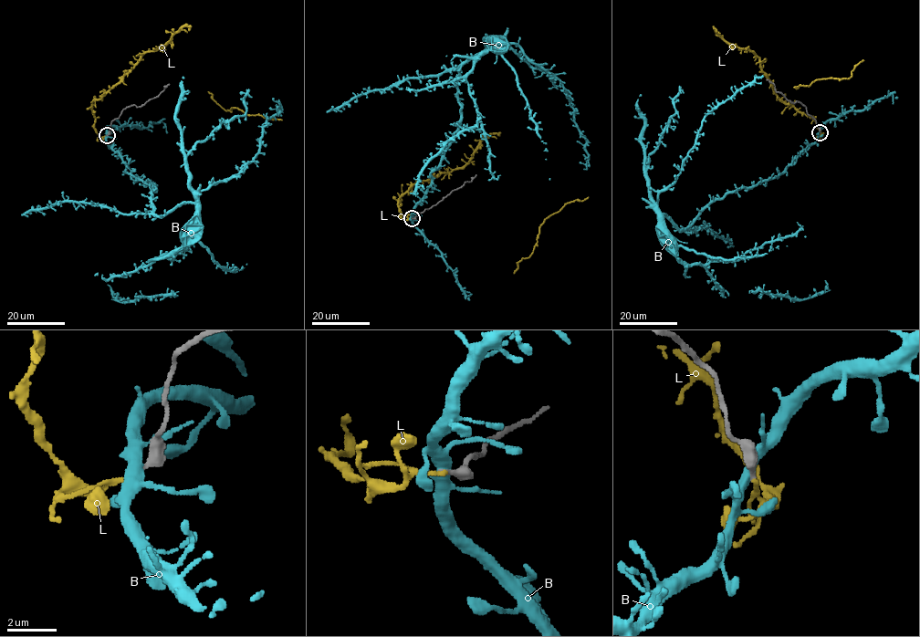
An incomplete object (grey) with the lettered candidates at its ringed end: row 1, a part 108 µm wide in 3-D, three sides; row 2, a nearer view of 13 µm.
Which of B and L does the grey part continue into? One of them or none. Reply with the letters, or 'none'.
none

